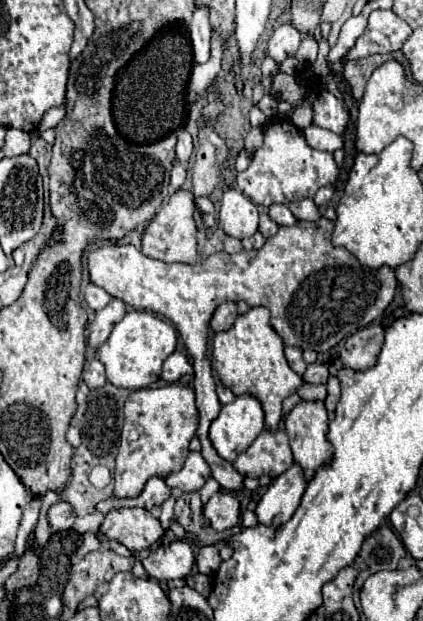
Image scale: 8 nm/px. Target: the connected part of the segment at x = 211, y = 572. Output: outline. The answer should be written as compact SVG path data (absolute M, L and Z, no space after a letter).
M220 541L220 543L214 543L214 545L204 545L198 555L196 555L196 565L198 565L198 571L208 575L208 577L214 577L216 575L216 567L220 567L222 559L220 559L220 547L224 545L226 541Z

